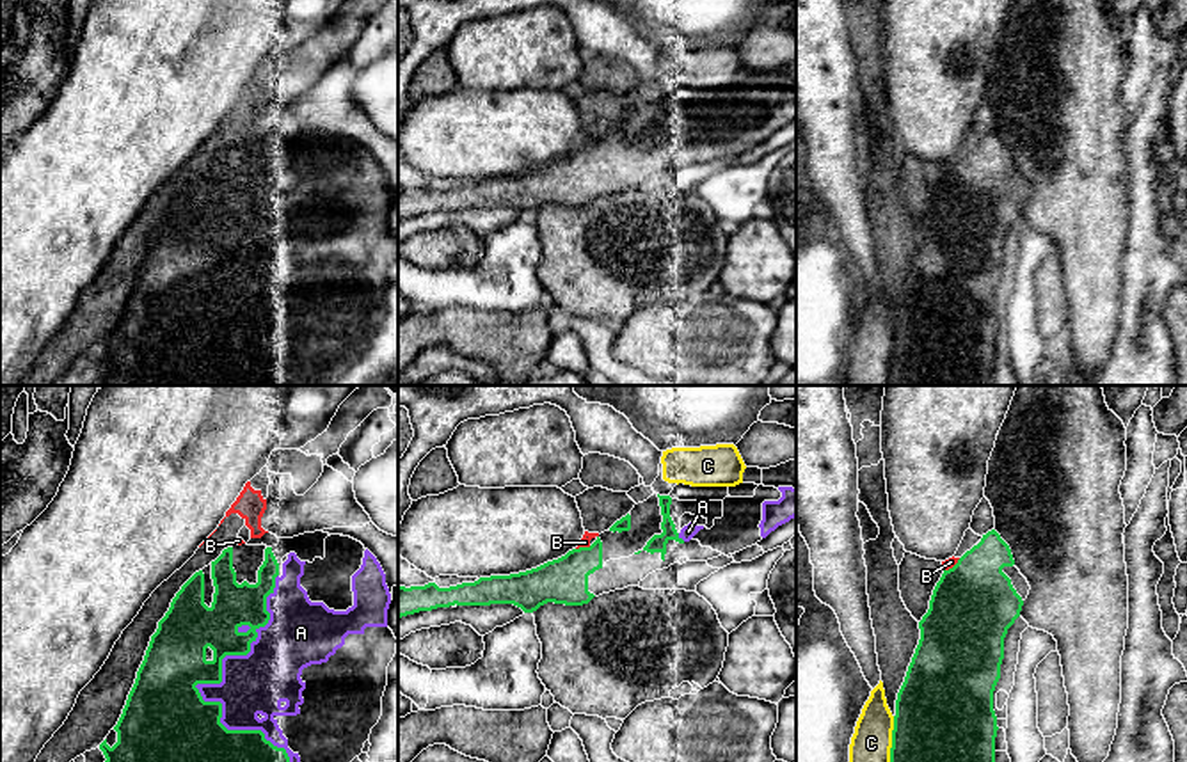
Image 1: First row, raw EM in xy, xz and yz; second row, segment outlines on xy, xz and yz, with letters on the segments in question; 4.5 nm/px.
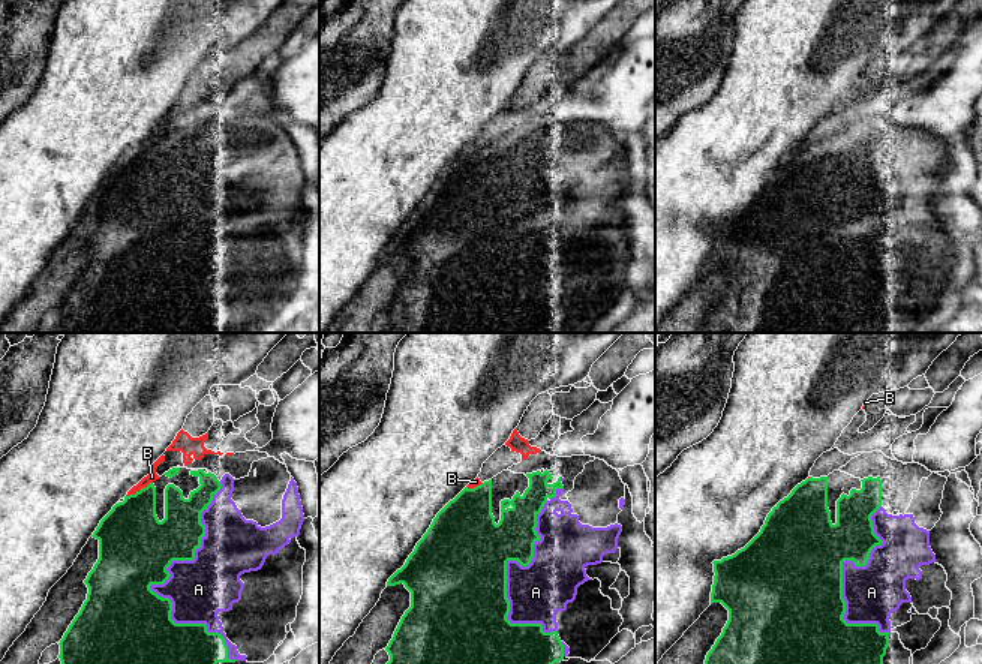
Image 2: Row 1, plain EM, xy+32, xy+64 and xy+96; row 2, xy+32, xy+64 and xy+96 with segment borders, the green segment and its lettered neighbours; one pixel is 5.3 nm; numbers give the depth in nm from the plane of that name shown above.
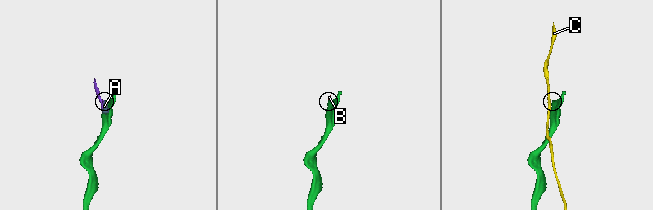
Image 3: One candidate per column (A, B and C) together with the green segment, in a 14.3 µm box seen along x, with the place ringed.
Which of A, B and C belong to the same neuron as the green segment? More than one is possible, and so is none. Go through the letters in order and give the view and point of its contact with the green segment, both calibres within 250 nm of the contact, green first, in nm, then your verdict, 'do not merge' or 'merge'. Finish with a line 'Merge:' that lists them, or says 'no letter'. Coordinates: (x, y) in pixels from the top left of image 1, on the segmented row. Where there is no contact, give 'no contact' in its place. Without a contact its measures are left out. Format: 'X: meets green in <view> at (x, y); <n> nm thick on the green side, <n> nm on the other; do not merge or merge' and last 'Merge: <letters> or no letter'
A: meets green in xy at (208, 682); 380 nm thick on the green side, 280 nm on the other; merge
B: meets green in xz at (583, 547); 200 nm thick on the green side, 50 nm on the other; do not merge
C: meets green in yz at (892, 739); 420 nm thick on the green side, 180 nm on the other; do not merge
Merge: A

